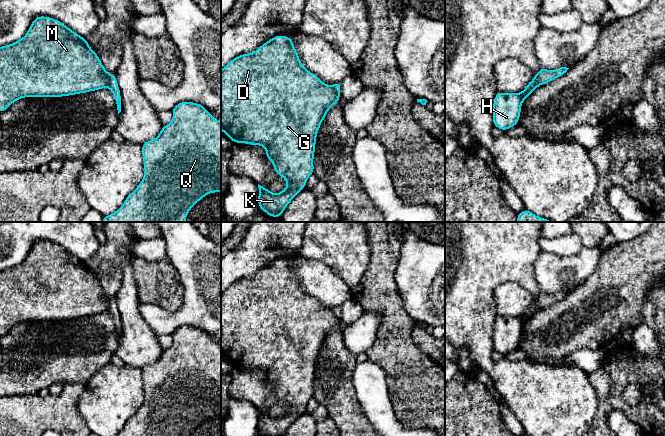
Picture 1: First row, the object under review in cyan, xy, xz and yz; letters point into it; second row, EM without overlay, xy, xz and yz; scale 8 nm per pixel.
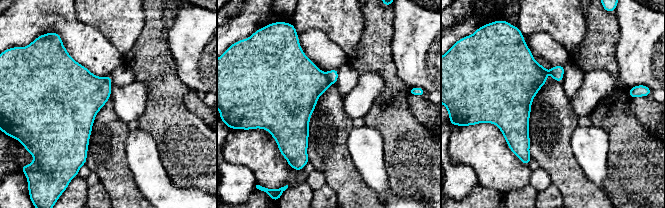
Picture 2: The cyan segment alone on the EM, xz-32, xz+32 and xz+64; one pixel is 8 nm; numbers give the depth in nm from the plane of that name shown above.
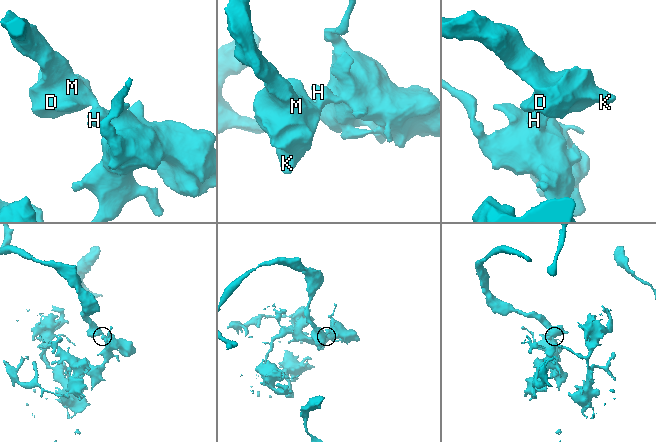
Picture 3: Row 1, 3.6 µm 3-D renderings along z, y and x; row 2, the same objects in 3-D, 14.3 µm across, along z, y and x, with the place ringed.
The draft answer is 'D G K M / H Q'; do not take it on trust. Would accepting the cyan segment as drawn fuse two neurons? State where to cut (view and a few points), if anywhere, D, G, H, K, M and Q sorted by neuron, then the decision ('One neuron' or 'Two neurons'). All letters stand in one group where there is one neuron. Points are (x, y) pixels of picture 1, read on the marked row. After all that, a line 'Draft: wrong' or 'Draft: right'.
Split along xy (110, 75), (107, 86). Groups: D G K M / H Q. Two neurons
Draft: right

